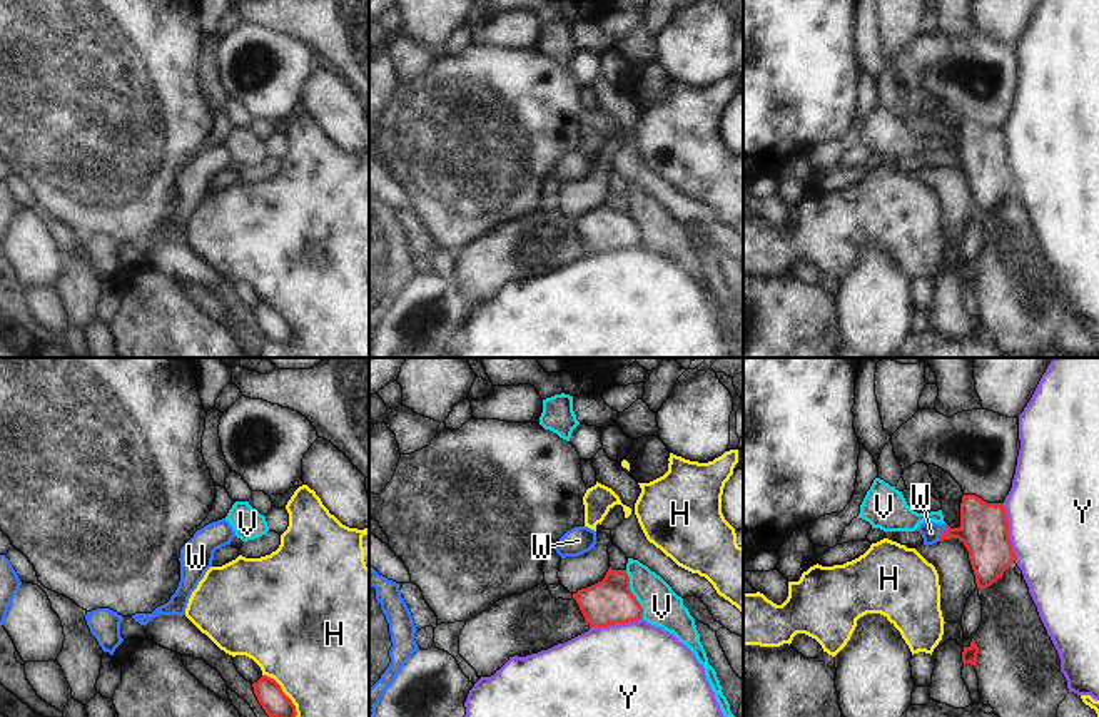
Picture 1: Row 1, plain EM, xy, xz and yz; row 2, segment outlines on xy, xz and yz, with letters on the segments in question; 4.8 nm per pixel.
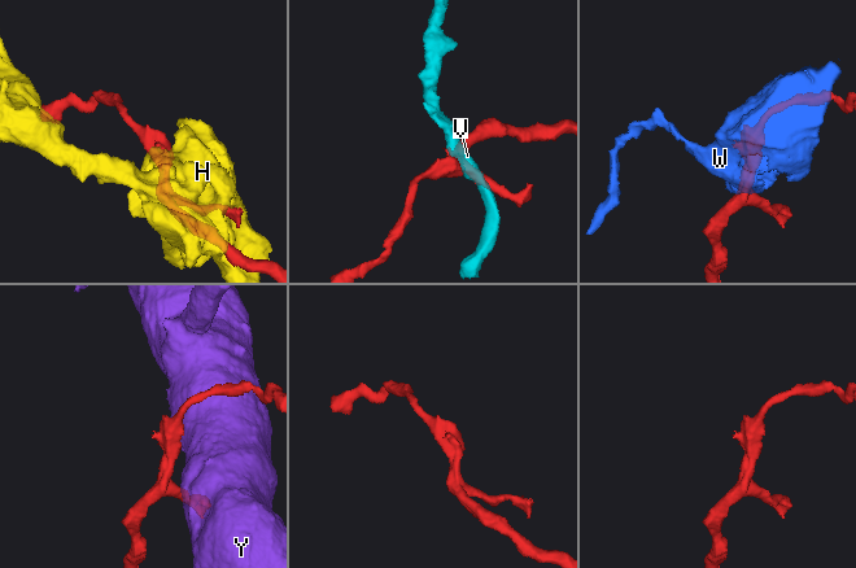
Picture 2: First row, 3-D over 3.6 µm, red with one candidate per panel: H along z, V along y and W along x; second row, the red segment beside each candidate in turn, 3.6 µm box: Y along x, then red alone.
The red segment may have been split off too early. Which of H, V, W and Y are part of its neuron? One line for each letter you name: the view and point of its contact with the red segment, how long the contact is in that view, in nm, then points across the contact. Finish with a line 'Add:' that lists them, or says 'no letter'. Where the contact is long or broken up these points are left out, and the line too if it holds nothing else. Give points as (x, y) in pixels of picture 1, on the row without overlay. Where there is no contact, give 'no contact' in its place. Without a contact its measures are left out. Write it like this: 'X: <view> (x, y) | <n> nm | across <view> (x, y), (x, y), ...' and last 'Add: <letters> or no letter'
W: yz (944, 157) | 90 nm | across yz (984, 156), (944, 157), (931, 157)
Add: W

